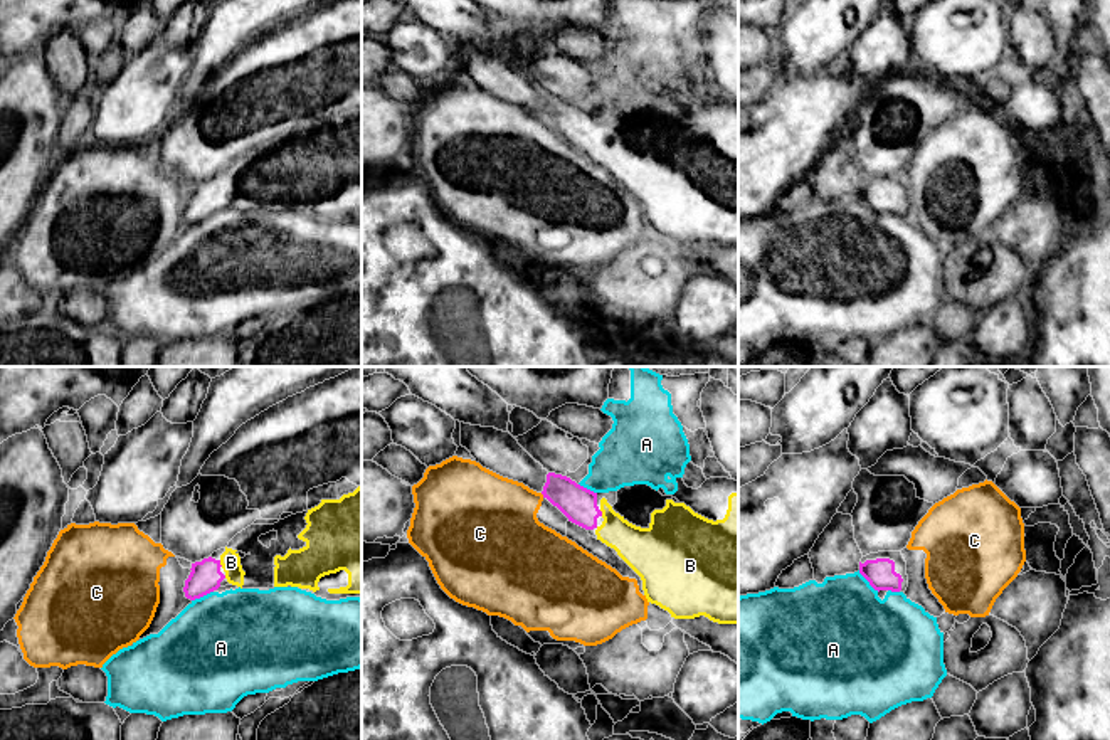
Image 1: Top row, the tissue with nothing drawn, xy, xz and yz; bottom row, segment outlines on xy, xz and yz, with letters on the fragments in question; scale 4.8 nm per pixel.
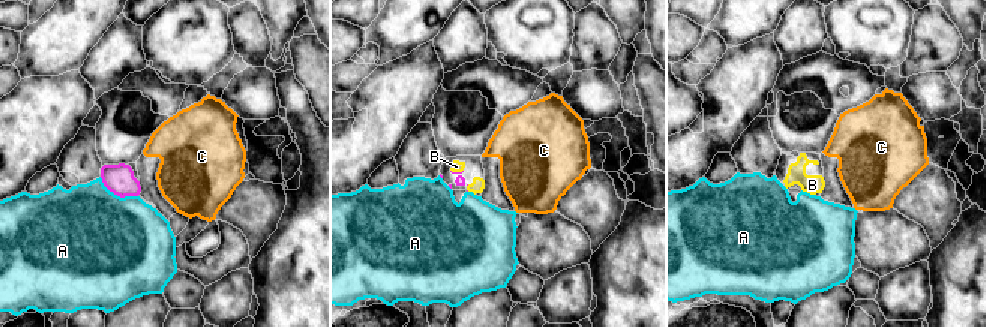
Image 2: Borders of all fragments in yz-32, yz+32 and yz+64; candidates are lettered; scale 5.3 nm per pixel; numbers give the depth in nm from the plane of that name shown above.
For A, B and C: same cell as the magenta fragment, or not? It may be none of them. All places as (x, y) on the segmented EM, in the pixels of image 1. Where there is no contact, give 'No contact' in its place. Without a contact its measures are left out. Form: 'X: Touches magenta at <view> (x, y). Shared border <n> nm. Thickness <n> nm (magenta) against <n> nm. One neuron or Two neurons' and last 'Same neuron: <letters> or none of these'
A: Touches magenta at yz (868, 581). Shared border 140 nm. Thickness 140 nm (magenta) against 440 nm. Two neurons
B: Touches magenta at xy (219, 564). Shared border 40 nm. Thickness 150 nm (magenta) against 100 nm. One neuron
C: Touches magenta at xz (542, 493). Shared border 30 nm. Thickness 170 nm (magenta) against 380 nm. Two neurons
Same neuron: B

